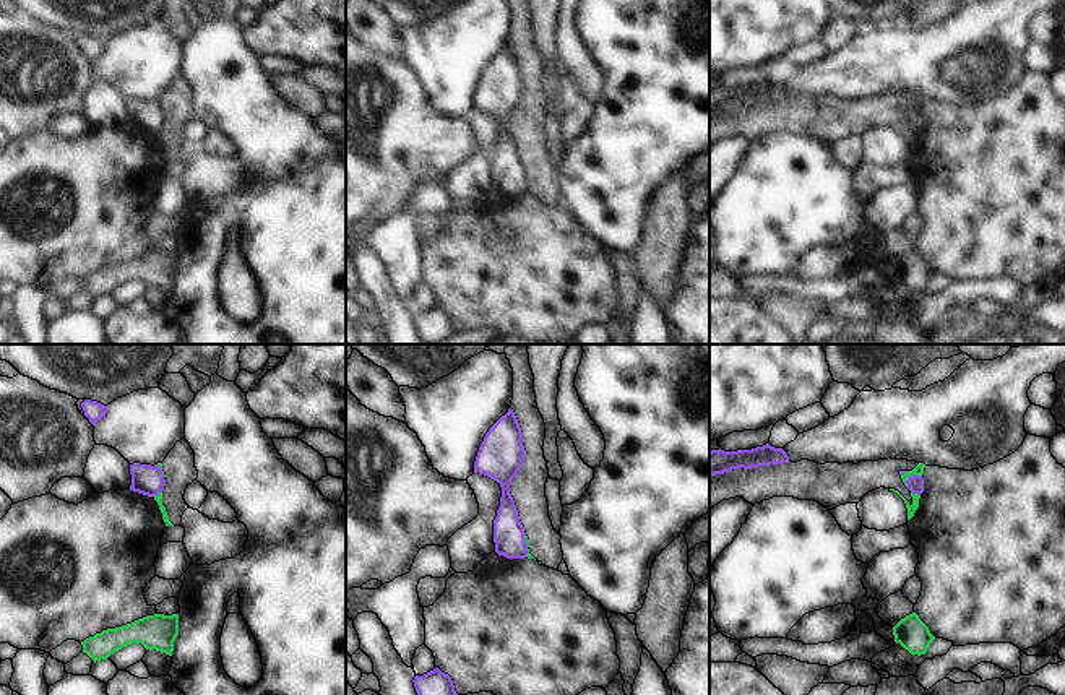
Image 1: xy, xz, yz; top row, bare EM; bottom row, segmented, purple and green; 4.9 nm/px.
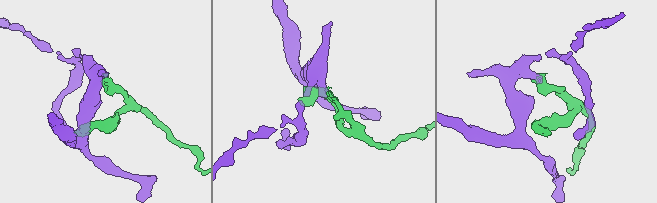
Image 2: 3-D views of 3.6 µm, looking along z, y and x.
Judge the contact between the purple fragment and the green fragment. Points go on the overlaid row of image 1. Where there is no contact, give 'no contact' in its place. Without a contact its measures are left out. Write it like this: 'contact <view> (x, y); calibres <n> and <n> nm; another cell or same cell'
contact yz (913, 474); calibres 80 and 50 nm; another cell

